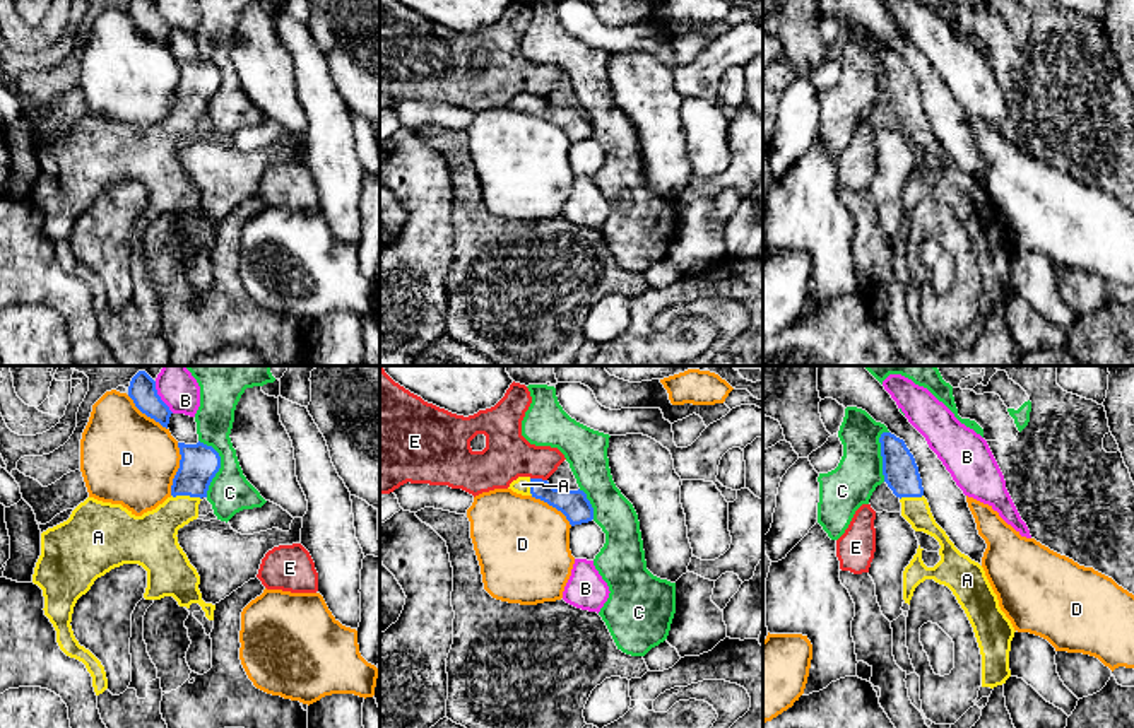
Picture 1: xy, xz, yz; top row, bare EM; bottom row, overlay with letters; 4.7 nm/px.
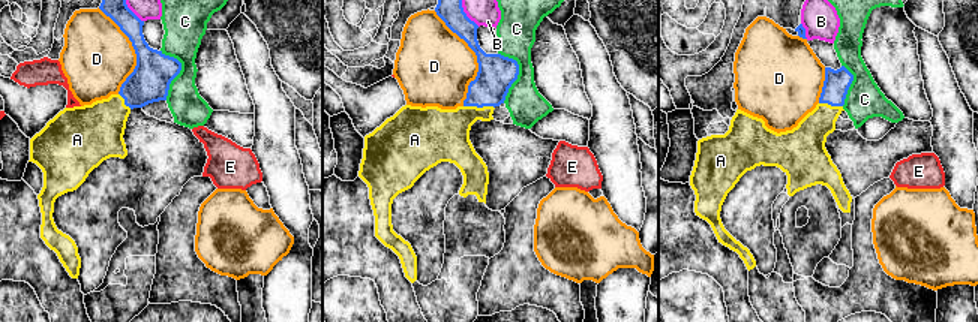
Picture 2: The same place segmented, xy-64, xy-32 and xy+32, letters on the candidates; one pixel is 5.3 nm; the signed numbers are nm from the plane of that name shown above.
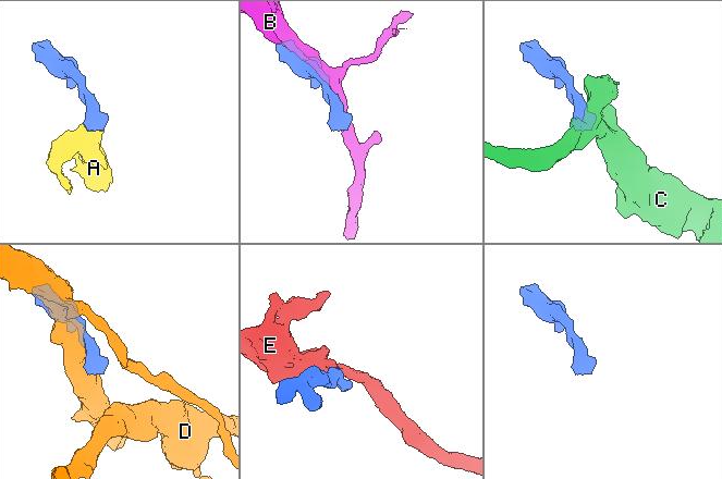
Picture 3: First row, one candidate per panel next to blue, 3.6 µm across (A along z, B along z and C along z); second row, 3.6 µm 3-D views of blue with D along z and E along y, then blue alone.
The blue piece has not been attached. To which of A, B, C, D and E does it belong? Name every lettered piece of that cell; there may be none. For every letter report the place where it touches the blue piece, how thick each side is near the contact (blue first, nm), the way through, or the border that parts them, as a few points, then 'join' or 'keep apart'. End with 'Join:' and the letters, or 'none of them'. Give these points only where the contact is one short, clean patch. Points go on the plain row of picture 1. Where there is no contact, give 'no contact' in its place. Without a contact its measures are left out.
A: contact xy (187, 111); calibres 180 and 220 nm; way xy (199, 81), (187, 111), (183, 120), (153, 152); join
B: contact xy (159, 16); calibres 120 and 140 nm; keep apart
C: contact xy (219, 82); calibres 180 and 200 nm; border xy (199, 57), (209, 62), (219, 74), (219, 88), (206, 113); keep apart
D: contact xy (178, 86); calibres 180 and 440 nm; keep apart
E: contact xz (539, 96); calibres 140 and 220 nm; border xz (531, 94), (546, 98); keep apart
Join: A

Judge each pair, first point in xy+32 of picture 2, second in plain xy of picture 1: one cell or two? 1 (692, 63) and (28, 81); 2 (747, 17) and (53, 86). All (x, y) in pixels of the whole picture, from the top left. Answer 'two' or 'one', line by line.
1: two
2: one

